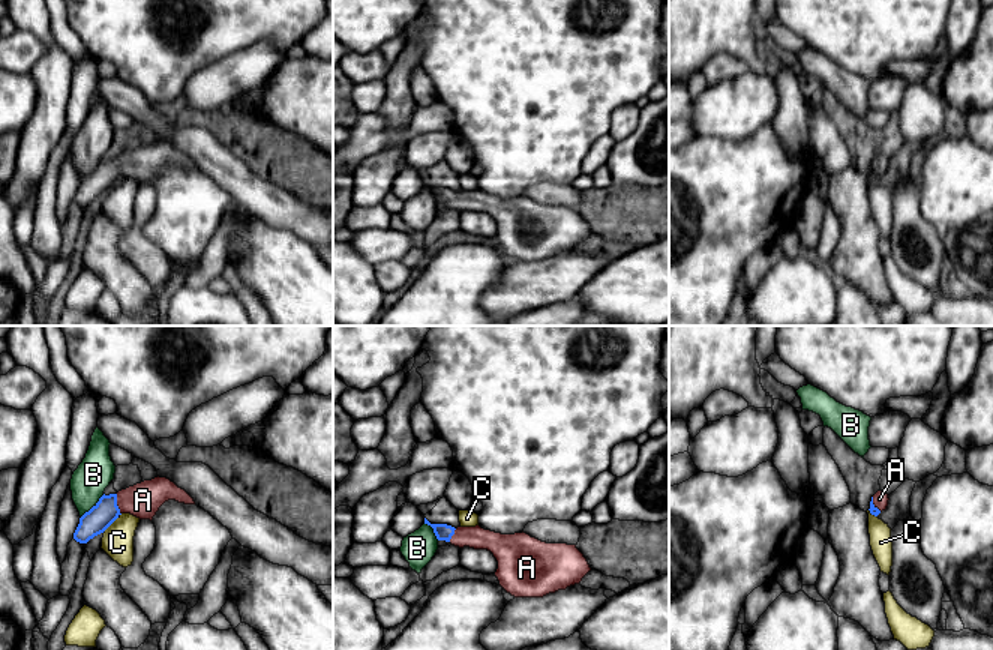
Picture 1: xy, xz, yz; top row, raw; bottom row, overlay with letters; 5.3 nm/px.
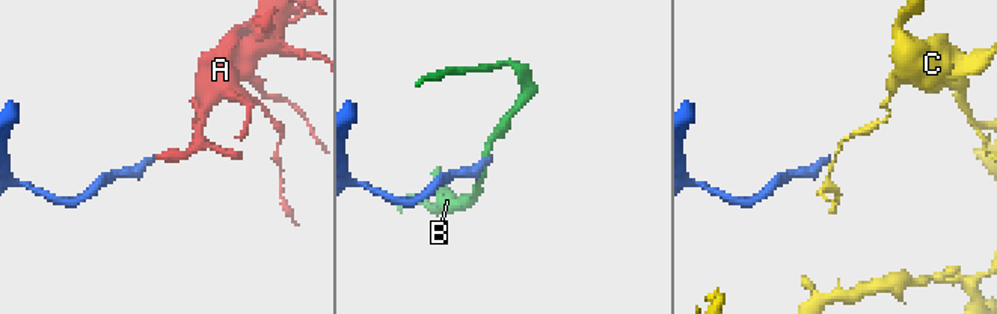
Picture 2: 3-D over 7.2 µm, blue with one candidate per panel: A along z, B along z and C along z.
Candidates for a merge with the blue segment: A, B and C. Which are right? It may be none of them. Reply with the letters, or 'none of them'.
A

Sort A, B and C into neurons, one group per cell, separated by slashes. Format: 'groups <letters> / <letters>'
groups A / B / C

